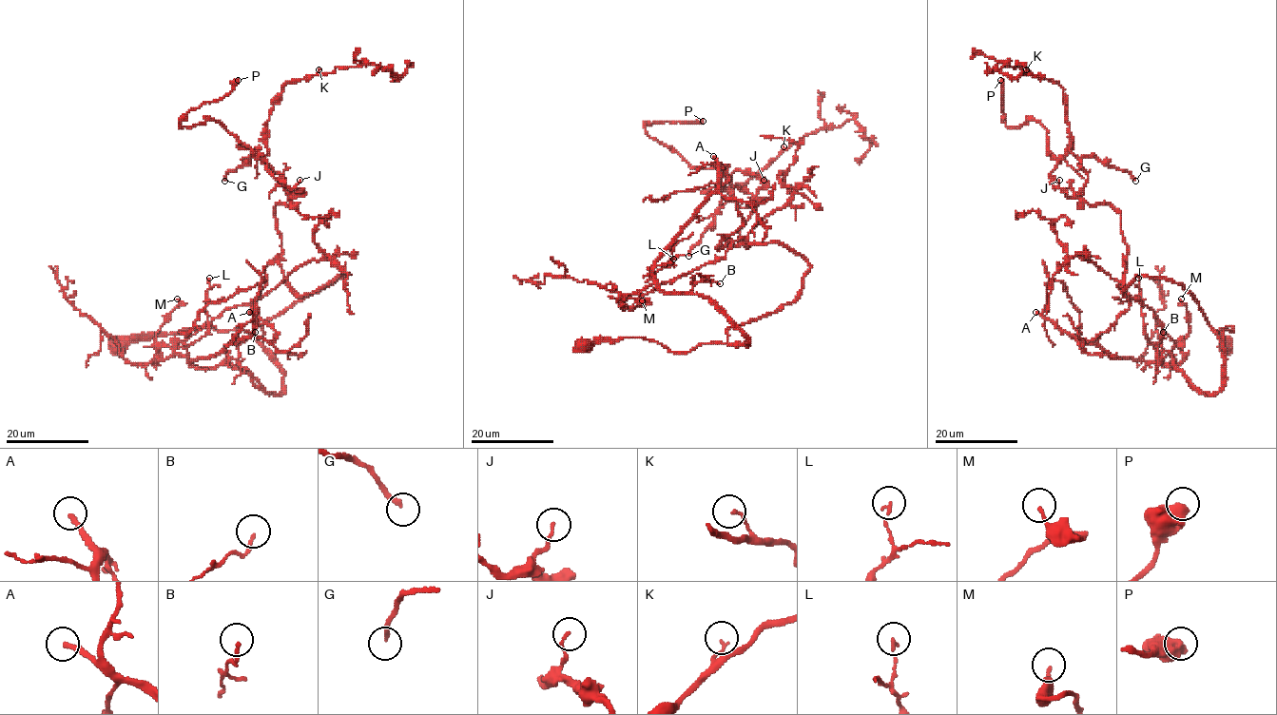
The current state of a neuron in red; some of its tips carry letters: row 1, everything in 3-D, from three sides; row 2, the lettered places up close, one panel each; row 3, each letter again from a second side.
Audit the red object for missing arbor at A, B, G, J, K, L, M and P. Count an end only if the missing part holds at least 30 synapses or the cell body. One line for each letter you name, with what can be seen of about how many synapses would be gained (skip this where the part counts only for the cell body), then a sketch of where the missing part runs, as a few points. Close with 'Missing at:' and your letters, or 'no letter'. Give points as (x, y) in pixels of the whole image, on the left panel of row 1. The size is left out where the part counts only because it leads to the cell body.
A: Roughly 30 synapses. Course of what is missing: (249, 312), (242, 309), (226, 312), (207, 323), (215, 320)
G: Roughly 30 synapses. Course of what is missing: (224, 181), (212, 209), (199, 221)
Missing at: A, G

